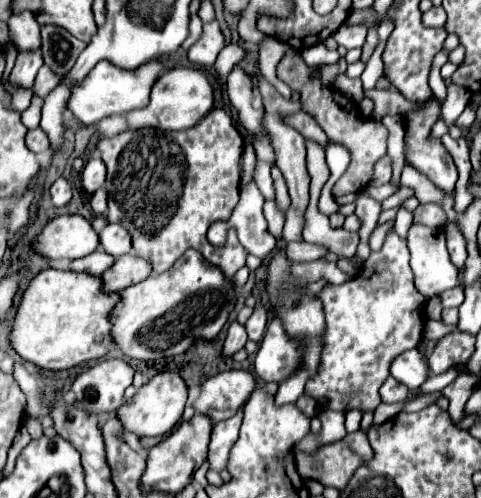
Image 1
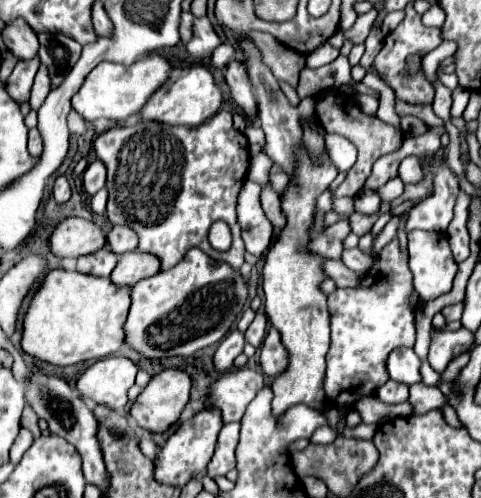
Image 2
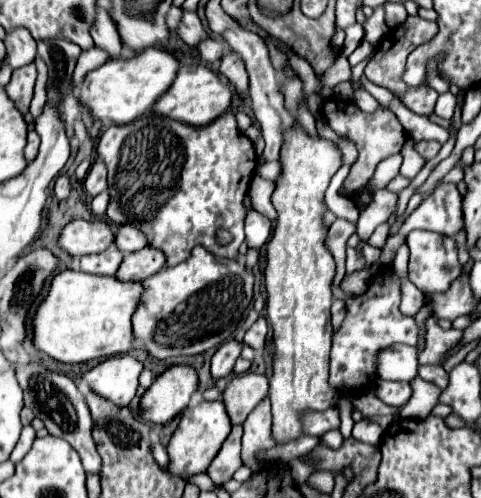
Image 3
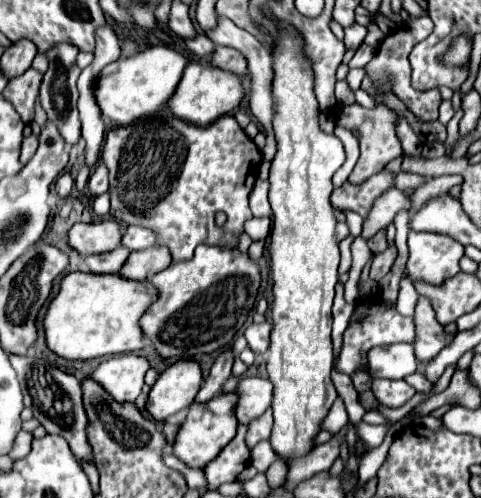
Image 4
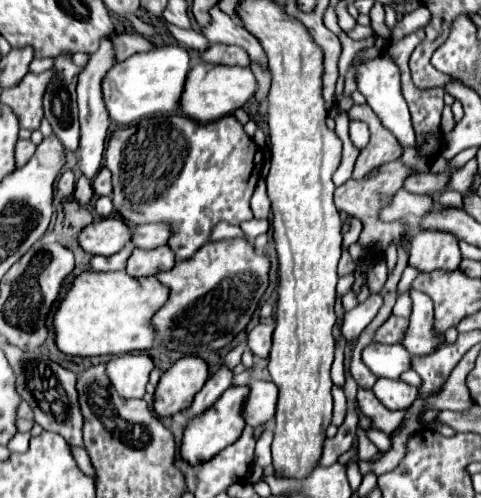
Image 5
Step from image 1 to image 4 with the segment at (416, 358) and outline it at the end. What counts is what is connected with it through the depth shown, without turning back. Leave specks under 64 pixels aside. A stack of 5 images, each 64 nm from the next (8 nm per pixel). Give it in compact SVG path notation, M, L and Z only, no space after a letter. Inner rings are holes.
M410 344L376 346L368 350L366 360L368 360L368 370L372 378L400 380L418 370L418 362Z

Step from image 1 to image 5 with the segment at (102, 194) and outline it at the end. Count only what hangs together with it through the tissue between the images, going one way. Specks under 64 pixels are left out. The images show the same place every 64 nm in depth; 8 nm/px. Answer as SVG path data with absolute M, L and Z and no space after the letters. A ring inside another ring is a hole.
M102 196L102 198L96 200L94 210L96 210L100 216L106 218L106 216L112 216L112 214L114 214L114 204L112 204L112 200L110 200L108 196Z

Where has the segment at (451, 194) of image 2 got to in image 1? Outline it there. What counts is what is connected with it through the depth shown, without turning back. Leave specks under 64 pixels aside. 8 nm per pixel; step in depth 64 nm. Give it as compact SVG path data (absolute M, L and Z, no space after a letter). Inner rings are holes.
M430 98L426 102L424 110L418 110L418 112L412 112L412 114L406 116L406 144L408 144L406 160L412 166L420 168L420 172L424 172L438 188L442 188L444 192L452 194L454 186L456 186L456 180L458 180L458 172L456 172L454 160L448 154L448 150L440 144L440 140L428 140L428 132L432 130L432 124L438 120L438 112L440 112L438 102L434 98ZM420 204L414 210L414 224L422 224L428 228L444 228L448 216L440 204Z

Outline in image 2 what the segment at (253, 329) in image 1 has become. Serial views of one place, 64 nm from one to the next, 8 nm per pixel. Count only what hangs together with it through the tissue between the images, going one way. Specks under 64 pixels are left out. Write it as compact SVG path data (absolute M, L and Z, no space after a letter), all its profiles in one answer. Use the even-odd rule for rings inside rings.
M258 312L256 318L254 318L254 322L248 326L248 330L244 334L246 342L252 344L254 348L260 348L262 342L264 342L264 336L266 336L266 324L268 324L266 314L264 312Z

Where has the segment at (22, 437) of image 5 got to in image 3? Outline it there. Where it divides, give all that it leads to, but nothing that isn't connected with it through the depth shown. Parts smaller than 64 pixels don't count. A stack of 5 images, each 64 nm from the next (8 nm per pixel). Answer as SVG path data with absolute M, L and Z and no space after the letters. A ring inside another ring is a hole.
M24 426L24 430L22 430L22 434L20 434L20 440L18 440L18 444L16 444L16 448L12 450L12 454L10 454L10 460L16 464L30 448L32 448L32 442L34 442L34 428L32 426Z

